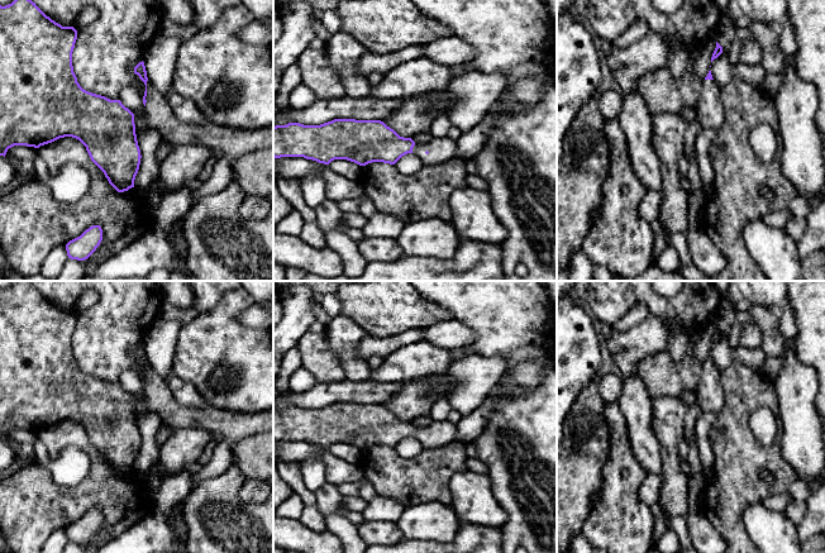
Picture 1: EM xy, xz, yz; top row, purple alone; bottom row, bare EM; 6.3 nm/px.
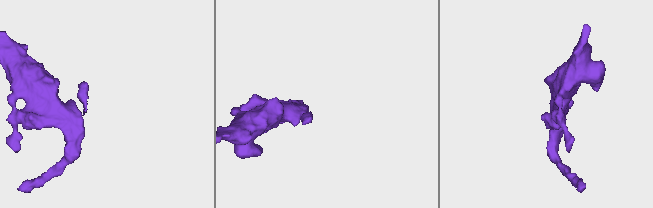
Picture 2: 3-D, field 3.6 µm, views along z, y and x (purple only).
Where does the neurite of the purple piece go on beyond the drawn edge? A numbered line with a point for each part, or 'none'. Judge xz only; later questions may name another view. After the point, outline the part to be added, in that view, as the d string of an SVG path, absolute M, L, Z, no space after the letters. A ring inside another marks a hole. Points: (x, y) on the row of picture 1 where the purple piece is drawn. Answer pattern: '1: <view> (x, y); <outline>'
1: xz (443, 148); M448 135L433 138L428 144L415 144L412 153L419 156L424 165L439 165L458 157L457 143Z

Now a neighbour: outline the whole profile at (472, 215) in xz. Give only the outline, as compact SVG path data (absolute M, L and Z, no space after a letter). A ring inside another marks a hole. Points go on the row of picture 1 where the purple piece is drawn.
M472 187L457 189L449 199L452 224L462 239L480 243L502 244L509 230L501 224L492 209L487 191Z

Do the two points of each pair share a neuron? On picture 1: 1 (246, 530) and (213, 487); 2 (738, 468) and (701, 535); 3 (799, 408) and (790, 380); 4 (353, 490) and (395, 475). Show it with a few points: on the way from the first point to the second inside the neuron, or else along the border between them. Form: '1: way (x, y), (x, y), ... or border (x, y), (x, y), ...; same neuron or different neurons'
1: way (235, 520), (215, 497); same neuron
2: border (697, 510), (724, 539); different neurons
3: way (796, 401), (793, 386); same neuron
4: border (365, 477), (368, 481); different neurons

